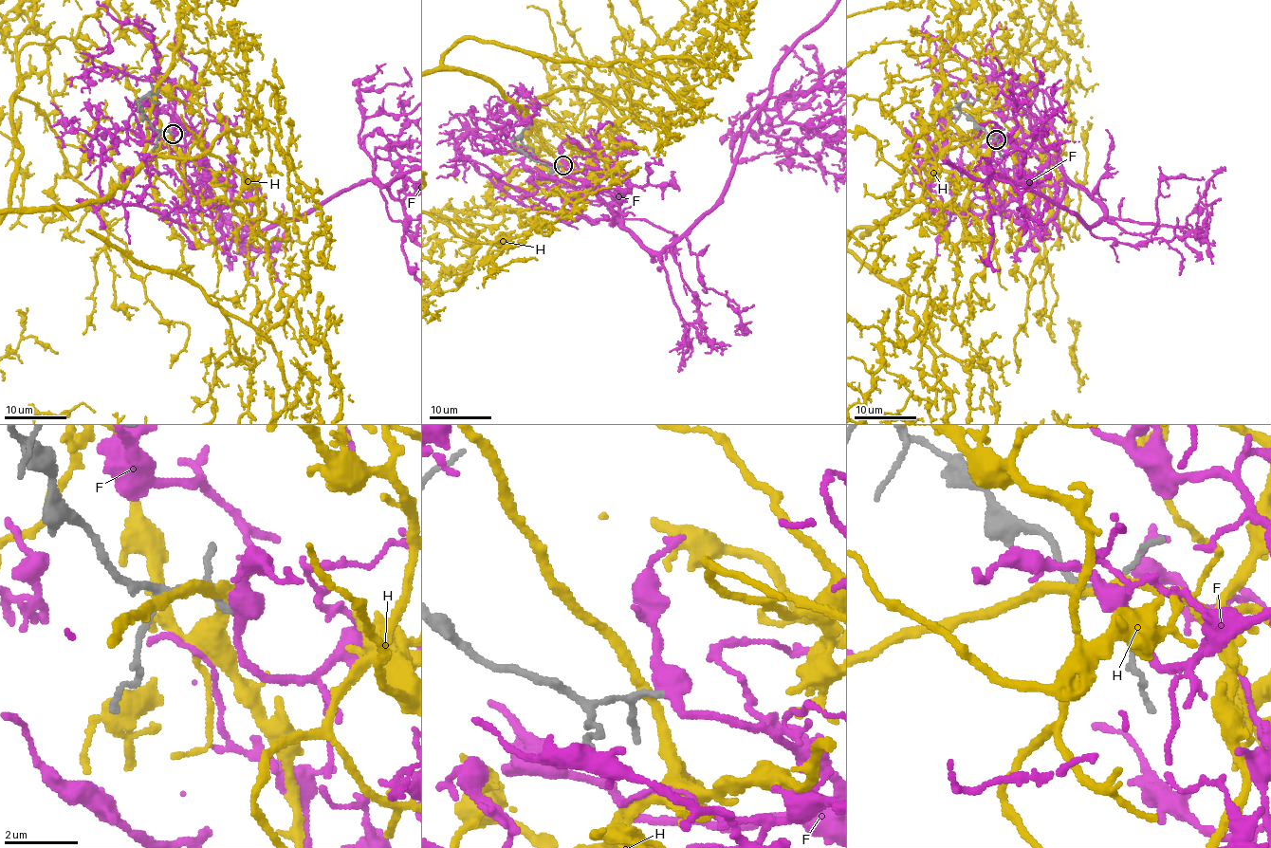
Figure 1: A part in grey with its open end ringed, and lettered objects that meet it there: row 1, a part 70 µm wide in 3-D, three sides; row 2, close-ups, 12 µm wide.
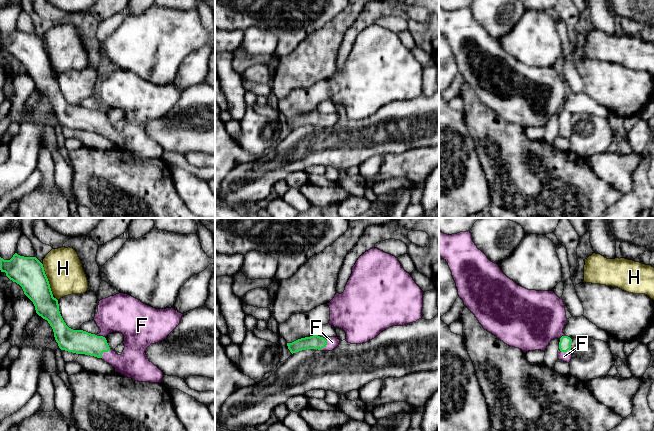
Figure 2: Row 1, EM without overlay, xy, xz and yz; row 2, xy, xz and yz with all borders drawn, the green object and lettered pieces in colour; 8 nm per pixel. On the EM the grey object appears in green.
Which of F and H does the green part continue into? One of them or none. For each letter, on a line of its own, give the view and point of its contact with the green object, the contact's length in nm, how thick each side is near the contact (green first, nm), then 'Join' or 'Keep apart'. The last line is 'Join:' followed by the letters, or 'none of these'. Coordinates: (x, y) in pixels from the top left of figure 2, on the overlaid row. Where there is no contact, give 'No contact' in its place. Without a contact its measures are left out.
F: Touches green at xy (104, 351). Shared border 100 nm. Thickness 190 nm (green) against 240 nm. Join
H: Touches green at xy (47, 279). Shared border 260 nm. Thickness 240 nm (green) against 300 nm. Keep apart
Join: F

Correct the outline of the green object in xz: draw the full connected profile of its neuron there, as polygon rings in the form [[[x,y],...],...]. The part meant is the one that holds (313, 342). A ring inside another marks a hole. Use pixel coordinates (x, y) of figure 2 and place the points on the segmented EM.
[[[317,334],[298,339],[292,343],[287,343],[290,352],[296,353],[306,349],[318,349],[321,351],[332,351],[340,343],[338,337],[320,337]]]

